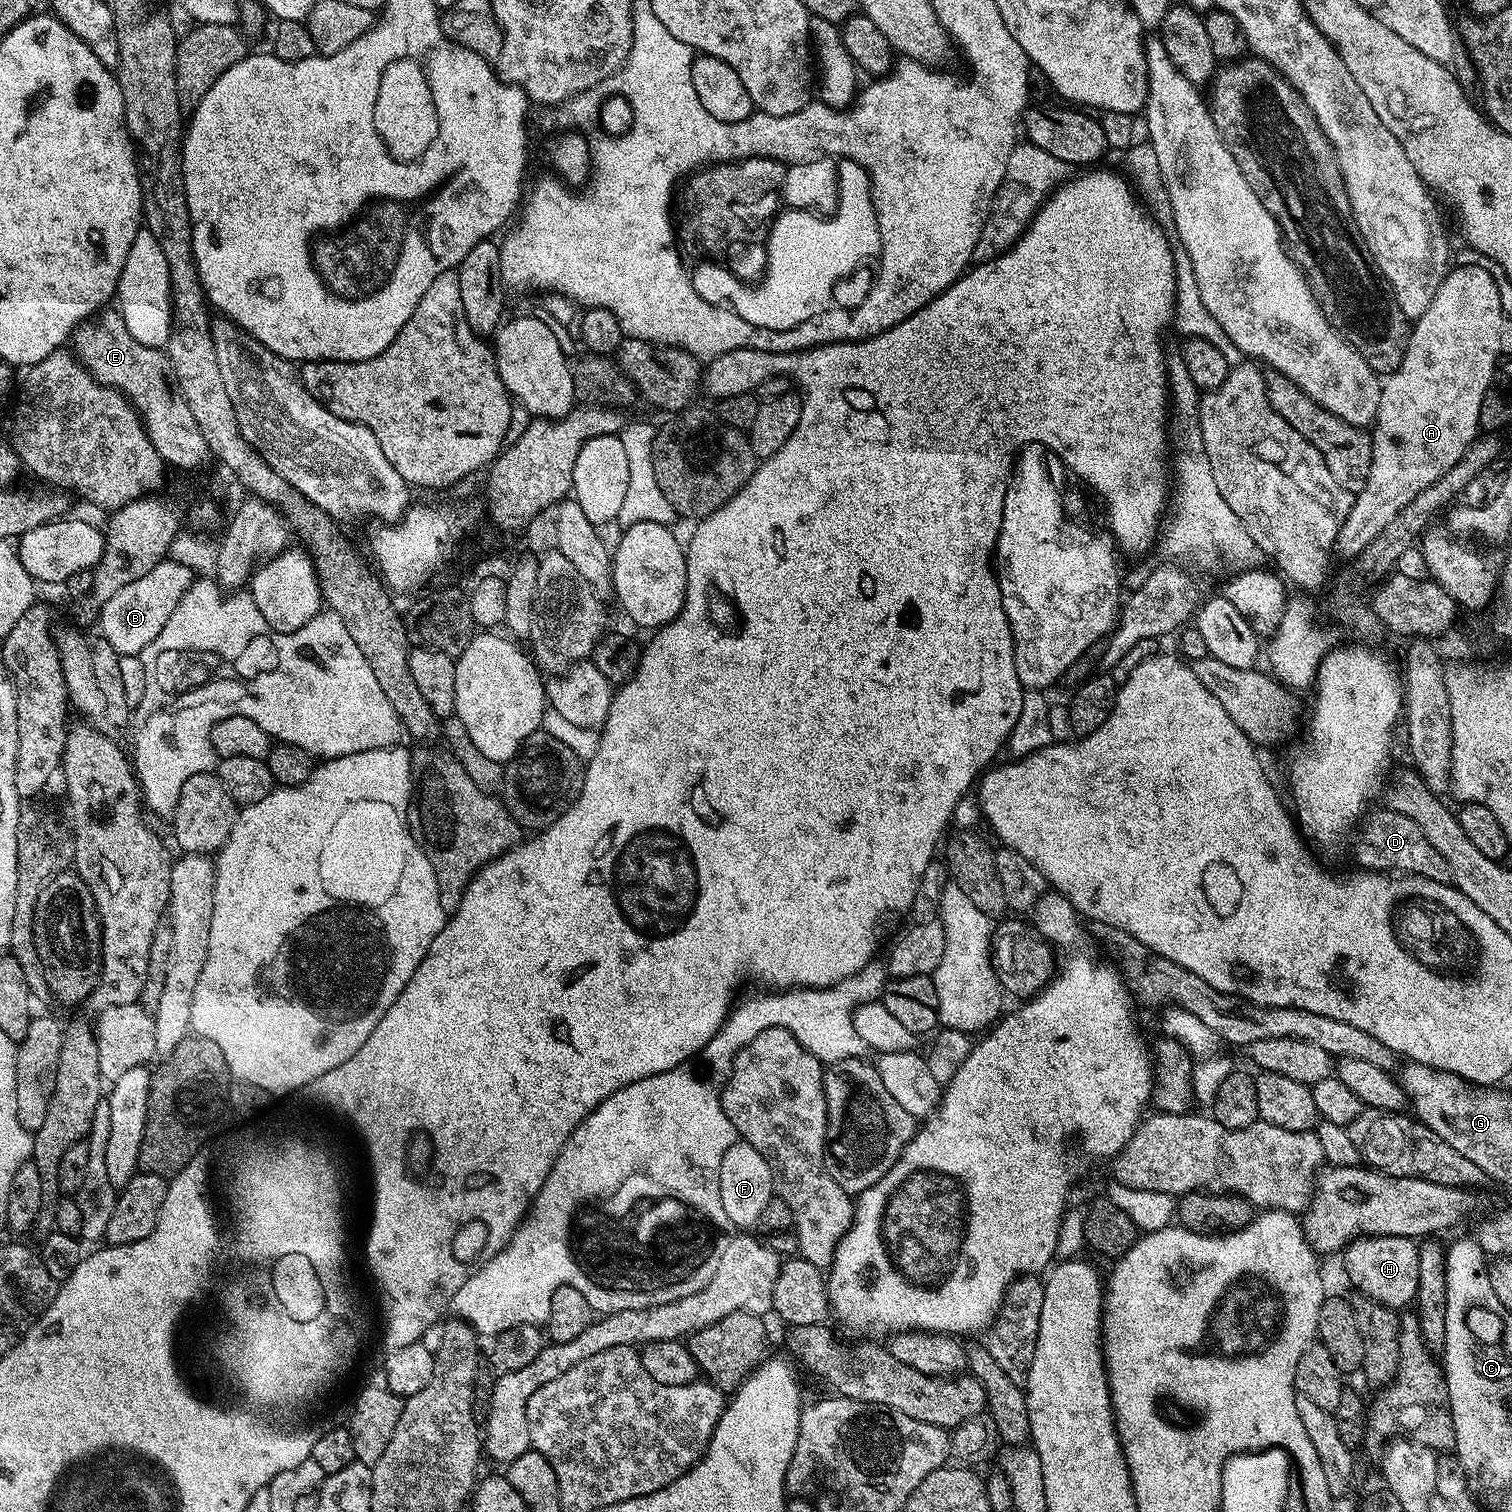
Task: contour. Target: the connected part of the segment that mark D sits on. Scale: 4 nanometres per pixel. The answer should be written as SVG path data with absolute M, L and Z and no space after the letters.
M1369 811L1358 828L1360 837L1356 840L1356 860L1361 869L1421 876L1434 882L1445 882L1449 879L1446 858L1442 858L1442 854L1438 854L1438 850L1430 846L1426 834L1422 834L1422 830L1413 820L1406 818L1406 814L1401 812L1376 811Z

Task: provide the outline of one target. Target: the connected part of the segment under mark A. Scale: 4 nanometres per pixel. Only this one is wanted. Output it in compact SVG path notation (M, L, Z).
M1468 264L1465 268L1453 267L1449 271L1448 277L1442 282L1442 286L1438 286L1438 290L1434 294L1434 302L1430 302L1430 306L1426 306L1426 314L1422 314L1411 325L1408 334L1408 345L1406 346L1406 354L1402 358L1402 362L1398 366L1398 370L1394 370L1381 383L1381 401L1378 402L1378 410L1376 419L1370 428L1372 437L1372 465L1370 466L1370 478L1366 478L1366 486L1361 492L1355 493L1352 501L1352 509L1346 514L1346 518L1342 522L1342 526L1336 535L1335 555L1346 556L1345 558L1355 558L1358 554L1362 554L1362 550L1366 550L1366 546L1370 546L1370 542L1374 542L1374 538L1378 538L1378 534L1382 534L1382 530L1386 530L1386 522L1391 522L1394 514L1398 514L1398 510L1402 510L1402 506L1414 502L1414 498L1418 498L1418 494L1422 494L1422 490L1426 490L1426 486L1430 486L1434 482L1438 482L1438 478L1442 478L1442 474L1446 474L1450 470L1450 466L1457 464L1466 454L1466 450L1471 446L1473 440L1477 439L1478 429L1482 424L1480 411L1482 410L1482 402L1486 390L1492 384L1492 376L1496 372L1498 363L1494 358L1462 358L1462 354L1454 354L1458 348L1502 348L1502 335L1504 332L1504 304L1500 301L1500 288L1496 285L1496 280L1484 268L1479 268L1476 264Z

